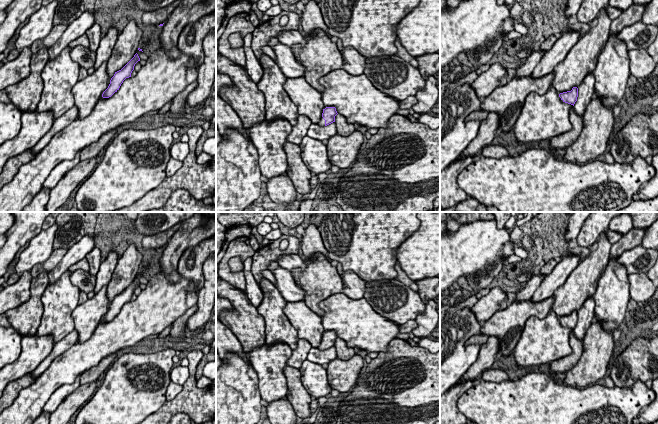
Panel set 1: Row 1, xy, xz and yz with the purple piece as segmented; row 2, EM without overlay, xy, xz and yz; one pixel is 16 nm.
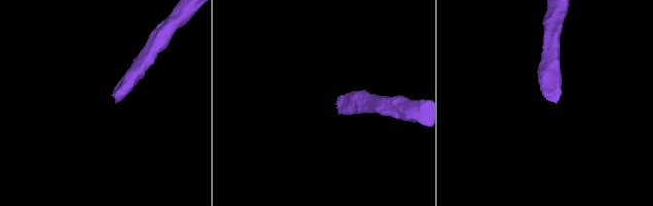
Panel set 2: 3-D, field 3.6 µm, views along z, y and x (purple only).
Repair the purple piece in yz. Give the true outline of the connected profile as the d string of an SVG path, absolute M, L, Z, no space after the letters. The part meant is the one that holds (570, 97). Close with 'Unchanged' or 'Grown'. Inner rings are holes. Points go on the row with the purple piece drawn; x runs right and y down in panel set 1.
M550 87L544 95L531 92L515 123L514 133L523 145L529 142L552 139L572 128L570 108L578 97L578 88L558 93Z. Grown

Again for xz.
M343 69L334 70L319 79L324 87L322 101L324 109L319 126L335 122L337 114L343 115L349 124L359 124L372 128L386 128L389 119L400 109L399 101L376 89L365 74L354 76Z. Grown

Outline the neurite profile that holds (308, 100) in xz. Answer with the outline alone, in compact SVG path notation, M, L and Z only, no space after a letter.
M279 42L271 48L276 55L276 64L287 77L283 88L297 106L299 115L305 115L312 124L318 124L324 109L321 92L305 80L306 68L296 60L290 47Z

